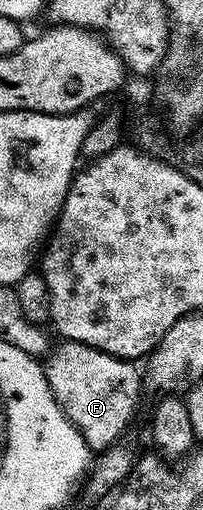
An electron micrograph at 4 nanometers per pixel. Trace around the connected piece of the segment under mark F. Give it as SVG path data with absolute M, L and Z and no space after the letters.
M64 340L59 344L43 363L46 380L62 412L76 425L89 451L103 452L123 439L120 437L124 429L131 424L140 406L141 371L135 361L116 358L81 342Z

